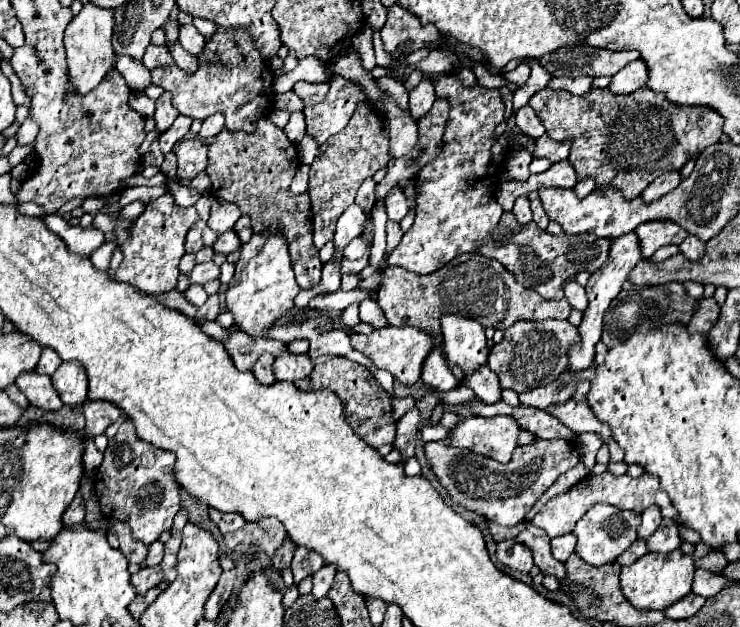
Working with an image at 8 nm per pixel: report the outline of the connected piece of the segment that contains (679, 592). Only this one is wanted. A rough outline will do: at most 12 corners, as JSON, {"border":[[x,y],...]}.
{"border":[[644,555],[622,567],[620,587],[640,611],[690,593],[692,555]]}

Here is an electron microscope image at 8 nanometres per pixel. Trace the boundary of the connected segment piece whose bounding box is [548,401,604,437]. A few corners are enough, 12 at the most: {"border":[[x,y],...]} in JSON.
{"border":[[588,403],[556,405],[548,409],[576,435],[604,433]]}

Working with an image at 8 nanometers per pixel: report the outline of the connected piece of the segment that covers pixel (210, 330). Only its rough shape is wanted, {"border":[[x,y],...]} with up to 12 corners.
{"border":[[202,323],[202,331],[212,339],[228,341],[228,331],[218,323]]}

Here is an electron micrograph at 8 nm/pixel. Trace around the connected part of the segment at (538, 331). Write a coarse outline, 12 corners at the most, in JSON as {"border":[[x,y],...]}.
{"border":[[522,319],[492,347],[488,365],[516,393],[568,367],[578,327]]}

